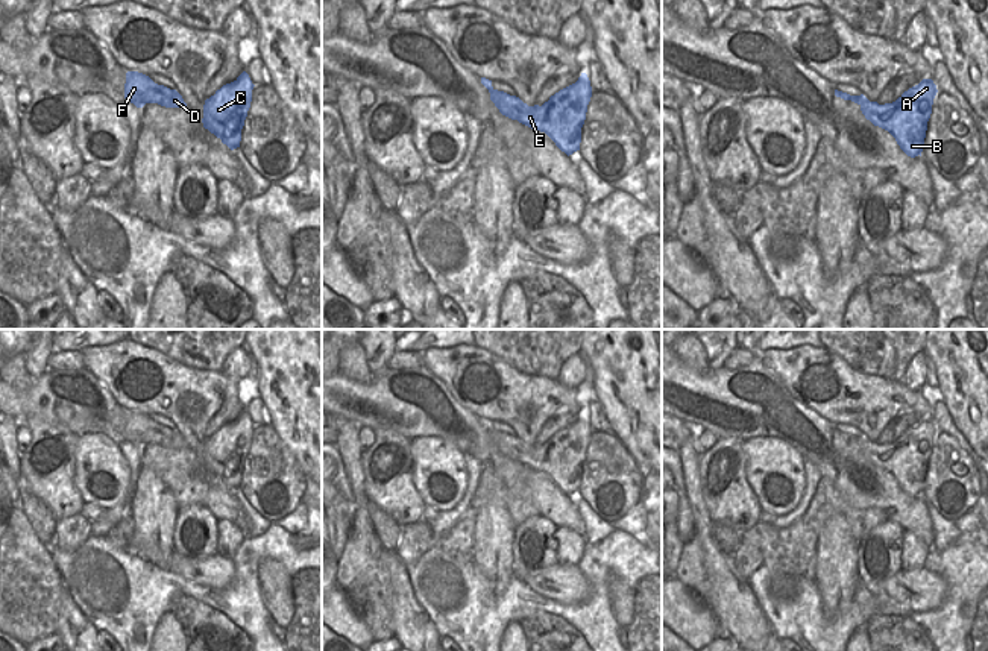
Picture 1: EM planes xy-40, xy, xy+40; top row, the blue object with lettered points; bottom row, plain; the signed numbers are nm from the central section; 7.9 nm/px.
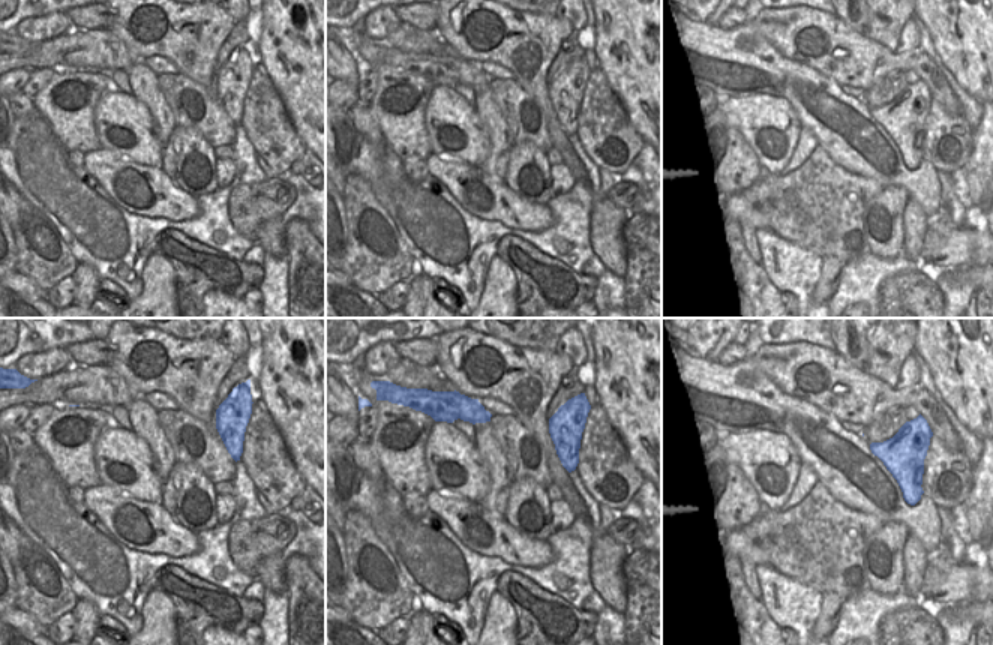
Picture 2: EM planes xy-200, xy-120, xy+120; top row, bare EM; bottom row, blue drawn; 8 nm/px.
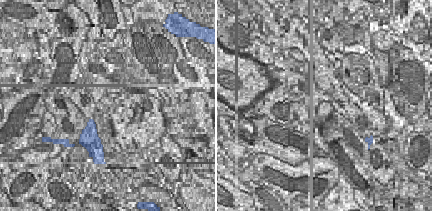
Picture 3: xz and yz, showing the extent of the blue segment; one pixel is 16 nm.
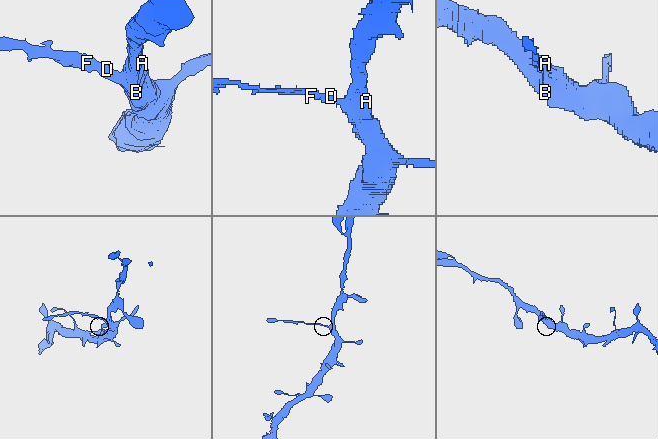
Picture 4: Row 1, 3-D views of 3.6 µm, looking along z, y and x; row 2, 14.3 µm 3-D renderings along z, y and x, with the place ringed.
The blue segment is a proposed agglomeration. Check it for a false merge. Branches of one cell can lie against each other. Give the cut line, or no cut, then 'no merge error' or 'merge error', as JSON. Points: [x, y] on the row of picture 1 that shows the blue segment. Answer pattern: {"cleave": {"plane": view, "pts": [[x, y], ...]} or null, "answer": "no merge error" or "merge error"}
{"cleave": {"plane": "xy", "pts": [[524, 103], [515, 119]]}, "answer": "merge error"}

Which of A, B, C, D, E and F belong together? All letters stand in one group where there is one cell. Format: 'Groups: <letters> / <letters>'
Groups: A B C E / D F.

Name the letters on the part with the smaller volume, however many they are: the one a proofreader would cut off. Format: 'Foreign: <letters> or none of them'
Foreign: D, F

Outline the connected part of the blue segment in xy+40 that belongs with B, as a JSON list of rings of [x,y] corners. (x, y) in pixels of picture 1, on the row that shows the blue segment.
[[[923,79],[918,85],[905,91],[895,102],[879,105],[877,102],[870,102],[864,94],[856,96],[861,102],[861,111],[867,120],[874,126],[888,131],[900,146],[900,149],[911,158],[921,156],[924,149],[924,138],[927,131],[927,121],[932,114],[933,99],[938,90],[932,79]]]

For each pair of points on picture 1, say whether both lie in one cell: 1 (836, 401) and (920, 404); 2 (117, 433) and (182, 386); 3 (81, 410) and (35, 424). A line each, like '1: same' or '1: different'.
1: same
2: different
3: different

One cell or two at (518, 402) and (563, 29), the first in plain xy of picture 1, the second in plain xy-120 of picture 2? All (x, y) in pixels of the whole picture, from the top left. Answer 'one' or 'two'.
one

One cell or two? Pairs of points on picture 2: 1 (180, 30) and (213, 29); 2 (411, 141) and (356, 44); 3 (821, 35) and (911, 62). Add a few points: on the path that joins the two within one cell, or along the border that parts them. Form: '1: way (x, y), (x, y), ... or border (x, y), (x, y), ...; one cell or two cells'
1: way (188, 30), (192, 27), (206, 29); one cell
2: way (390, 117), (378, 102), (383, 74), (377, 68); one cell
3: way (843, 54), (857, 62), (888, 62); one cell

